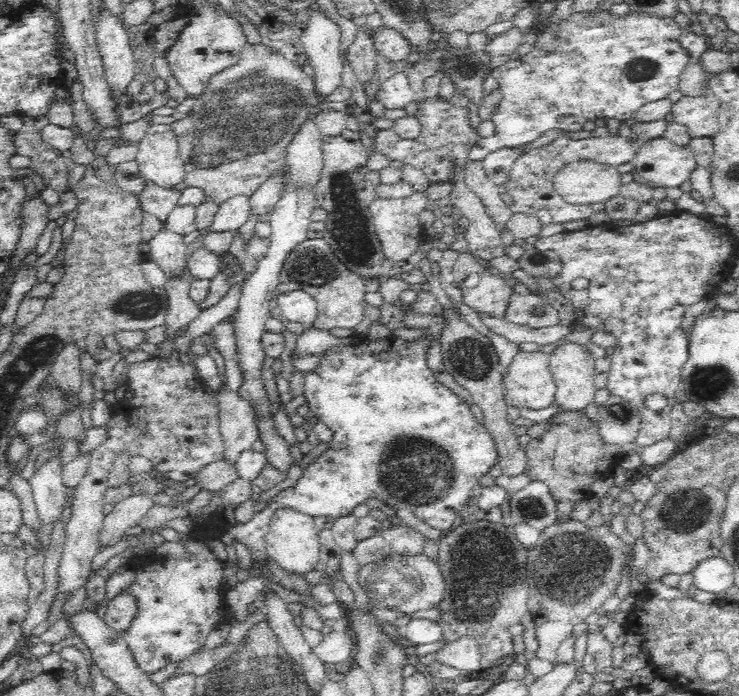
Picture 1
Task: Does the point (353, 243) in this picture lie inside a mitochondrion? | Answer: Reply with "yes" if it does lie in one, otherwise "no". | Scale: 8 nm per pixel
yes

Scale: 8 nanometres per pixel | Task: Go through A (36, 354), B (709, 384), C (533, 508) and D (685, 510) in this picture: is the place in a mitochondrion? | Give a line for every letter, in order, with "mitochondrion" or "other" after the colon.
A: mitochondrion
B: mitochondrion
C: mitochondrion
D: mitochondrion

